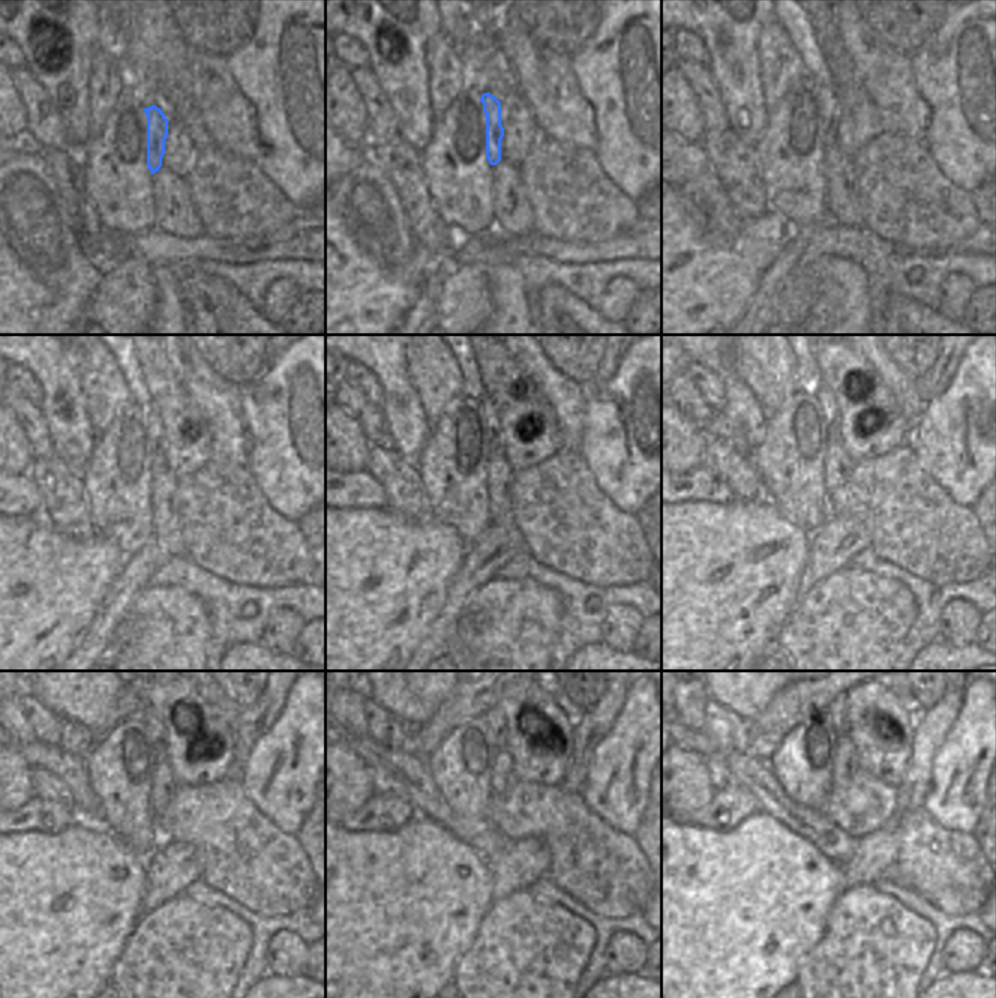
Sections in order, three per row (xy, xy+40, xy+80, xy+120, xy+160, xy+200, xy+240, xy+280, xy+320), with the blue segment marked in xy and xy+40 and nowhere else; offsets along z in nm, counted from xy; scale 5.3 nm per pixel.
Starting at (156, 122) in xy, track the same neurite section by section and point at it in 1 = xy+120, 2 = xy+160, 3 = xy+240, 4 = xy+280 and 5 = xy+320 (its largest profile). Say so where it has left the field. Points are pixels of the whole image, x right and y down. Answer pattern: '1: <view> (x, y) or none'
1: xy+120 (153, 420)
2: xy+160 (488, 408)
3: xy+240 (156, 730)
4: xy+280 (495, 718)
5: xy+320 (837, 710)

